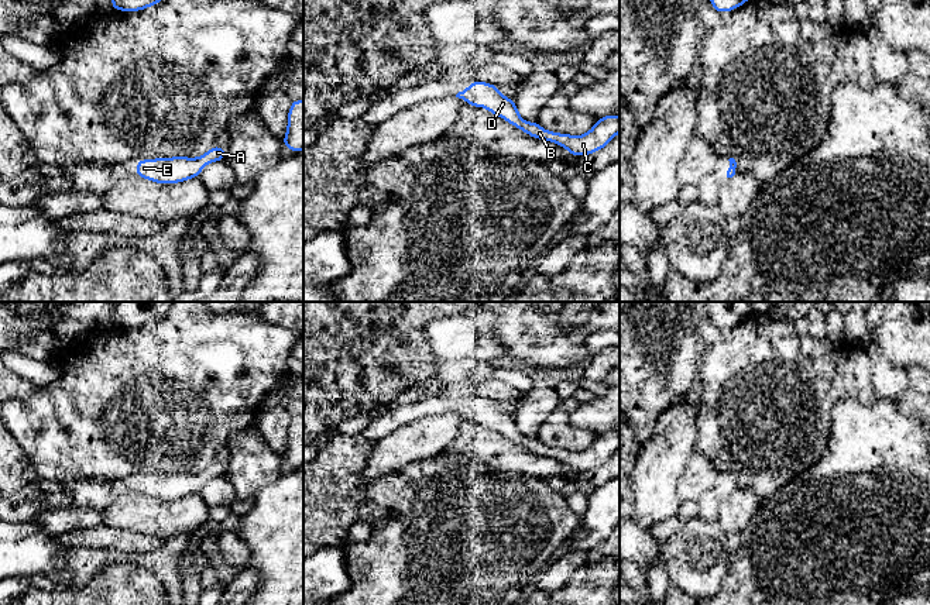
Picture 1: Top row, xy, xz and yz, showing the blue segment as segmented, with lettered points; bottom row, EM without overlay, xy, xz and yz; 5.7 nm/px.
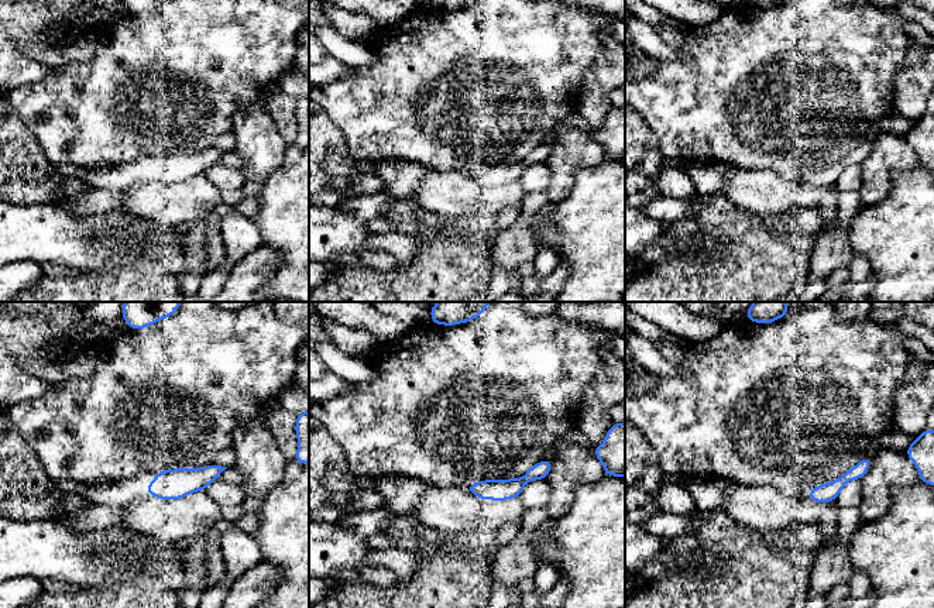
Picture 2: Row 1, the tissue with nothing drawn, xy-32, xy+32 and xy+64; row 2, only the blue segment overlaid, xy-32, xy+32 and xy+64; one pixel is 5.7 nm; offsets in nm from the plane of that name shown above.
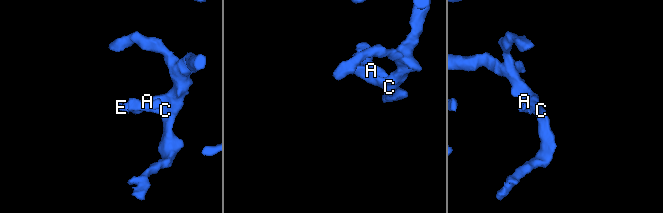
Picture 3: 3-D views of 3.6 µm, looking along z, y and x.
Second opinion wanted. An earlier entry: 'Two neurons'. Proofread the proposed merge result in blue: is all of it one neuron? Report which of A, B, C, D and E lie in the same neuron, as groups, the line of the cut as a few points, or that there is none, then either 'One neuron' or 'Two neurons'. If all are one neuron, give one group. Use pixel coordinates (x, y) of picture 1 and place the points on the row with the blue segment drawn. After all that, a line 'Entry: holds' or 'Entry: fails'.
Groups: A B C D E. No split. One neuron
Entry: fails

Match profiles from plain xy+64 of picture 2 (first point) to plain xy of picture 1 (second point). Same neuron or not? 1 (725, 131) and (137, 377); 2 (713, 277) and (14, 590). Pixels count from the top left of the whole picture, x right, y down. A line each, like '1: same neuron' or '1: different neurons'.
1: same neuron
2: different neurons

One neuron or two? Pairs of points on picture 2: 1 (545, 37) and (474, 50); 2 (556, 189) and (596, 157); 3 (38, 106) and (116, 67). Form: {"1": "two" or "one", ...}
{"1": "one", "2": "one", "3": "one"}

